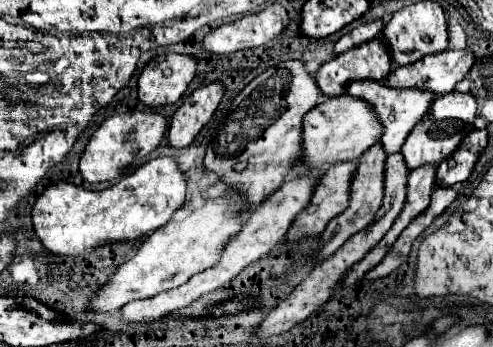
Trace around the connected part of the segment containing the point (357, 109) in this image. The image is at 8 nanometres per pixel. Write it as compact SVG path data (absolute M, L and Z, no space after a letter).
M348 93L330 97L316 105L316 109L312 109L308 117L304 117L304 149L308 149L308 157L304 157L304 161L310 163L308 171L322 169L324 165L340 161L356 161L364 155L364 151L380 141L384 125L372 111L374 107L368 101L352 97Z

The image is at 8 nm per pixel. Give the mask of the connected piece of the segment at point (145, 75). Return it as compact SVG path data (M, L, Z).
M168 53L162 61L150 61L138 81L138 99L150 107L176 103L194 79L196 67L196 57L180 53Z

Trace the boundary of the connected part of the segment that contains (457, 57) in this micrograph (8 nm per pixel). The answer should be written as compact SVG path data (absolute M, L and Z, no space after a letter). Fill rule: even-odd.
M446 49L434 55L426 55L412 65L398 67L388 75L386 85L396 89L416 87L444 95L454 91L454 85L468 75L474 63L476 57L470 49Z

